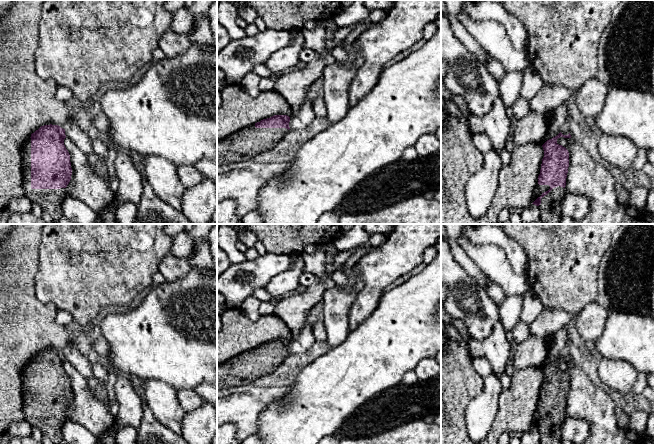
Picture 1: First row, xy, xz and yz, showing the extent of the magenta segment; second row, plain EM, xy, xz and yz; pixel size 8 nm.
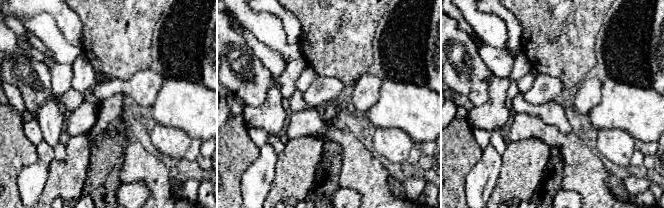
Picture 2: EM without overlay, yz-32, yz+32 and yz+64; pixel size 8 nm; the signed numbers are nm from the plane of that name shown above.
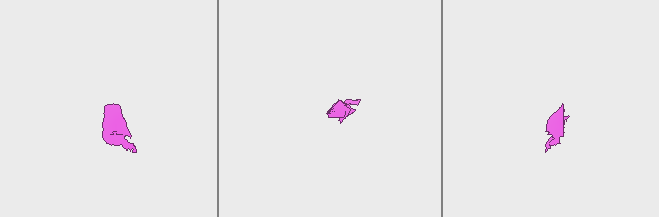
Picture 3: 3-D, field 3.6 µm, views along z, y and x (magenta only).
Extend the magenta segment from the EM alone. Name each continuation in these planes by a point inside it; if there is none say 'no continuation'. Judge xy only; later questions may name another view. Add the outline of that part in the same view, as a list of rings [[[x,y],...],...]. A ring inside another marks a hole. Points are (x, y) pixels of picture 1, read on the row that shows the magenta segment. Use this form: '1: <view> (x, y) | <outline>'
1: xy (50, 200) | [[[31,138],[22,146],[22,188],[24,196],[32,203],[38,203],[44,212],[51,215],[53,224],[59,224],[62,213],[62,200],[69,196],[66,188],[32,189],[31,188]]]

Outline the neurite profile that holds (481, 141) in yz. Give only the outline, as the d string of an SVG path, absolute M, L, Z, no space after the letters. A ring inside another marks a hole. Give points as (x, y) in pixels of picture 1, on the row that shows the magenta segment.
M484 133L472 134L472 141L475 147L485 155L488 151L493 149L492 144L488 136Z

